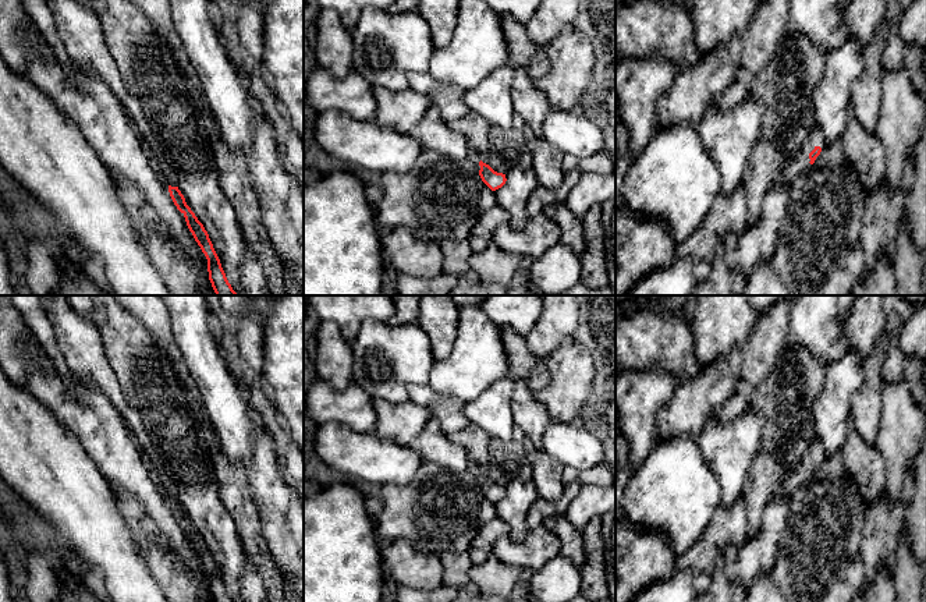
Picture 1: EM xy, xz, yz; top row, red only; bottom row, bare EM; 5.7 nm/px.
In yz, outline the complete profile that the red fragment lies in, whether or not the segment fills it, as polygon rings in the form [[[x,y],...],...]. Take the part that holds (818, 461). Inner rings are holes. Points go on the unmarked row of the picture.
[[[813,438],[805,457],[792,470],[784,472],[778,495],[790,499],[808,475],[815,475],[824,457],[823,443],[817,438]]]

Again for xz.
[[[468,460],[468,468],[466,470],[473,475],[473,478],[479,484],[482,493],[492,503],[496,503],[505,496],[505,493],[507,493],[505,486],[497,485],[489,478],[486,464],[480,464],[480,463],[476,463],[473,460]]]

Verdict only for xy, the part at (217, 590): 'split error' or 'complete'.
split error

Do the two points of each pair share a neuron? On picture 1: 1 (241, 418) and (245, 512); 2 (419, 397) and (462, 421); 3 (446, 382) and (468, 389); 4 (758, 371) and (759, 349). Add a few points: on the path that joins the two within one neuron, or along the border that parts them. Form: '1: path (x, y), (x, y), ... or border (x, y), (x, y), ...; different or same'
1: border (223, 450), (242, 471), (248, 496), (255, 506); different
2: path (430, 400), (451, 417); same
3: path (451, 382), (462, 383); same
4: path (758, 365), (759, 354); same

